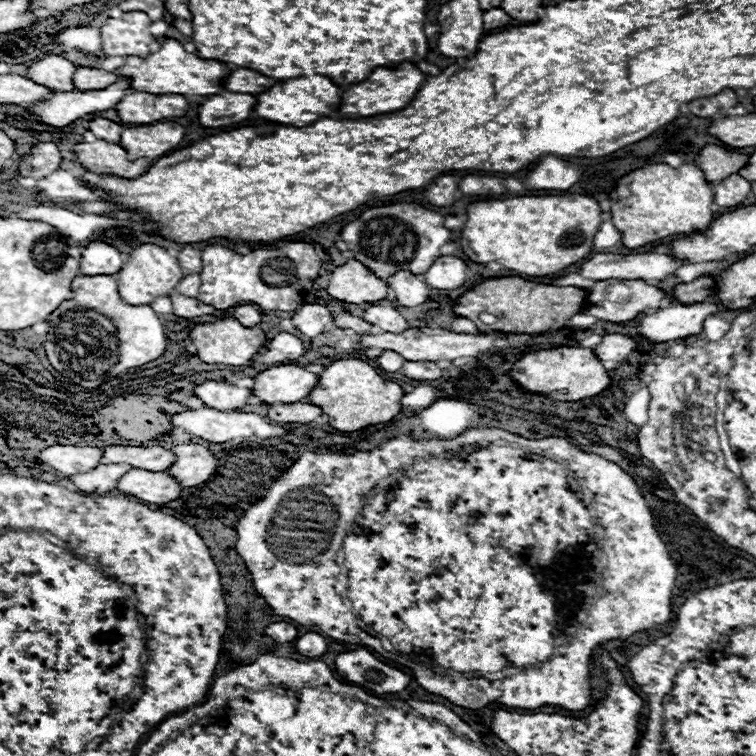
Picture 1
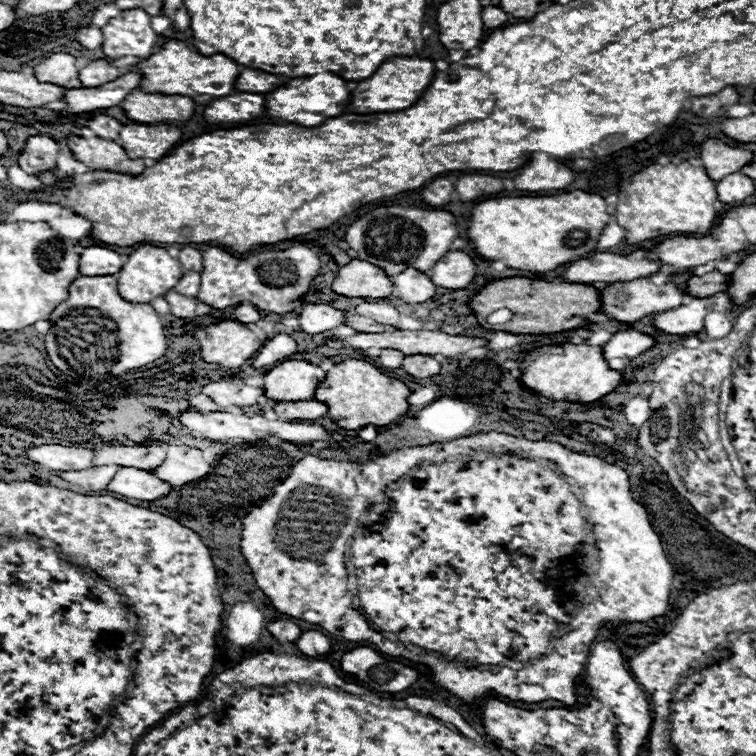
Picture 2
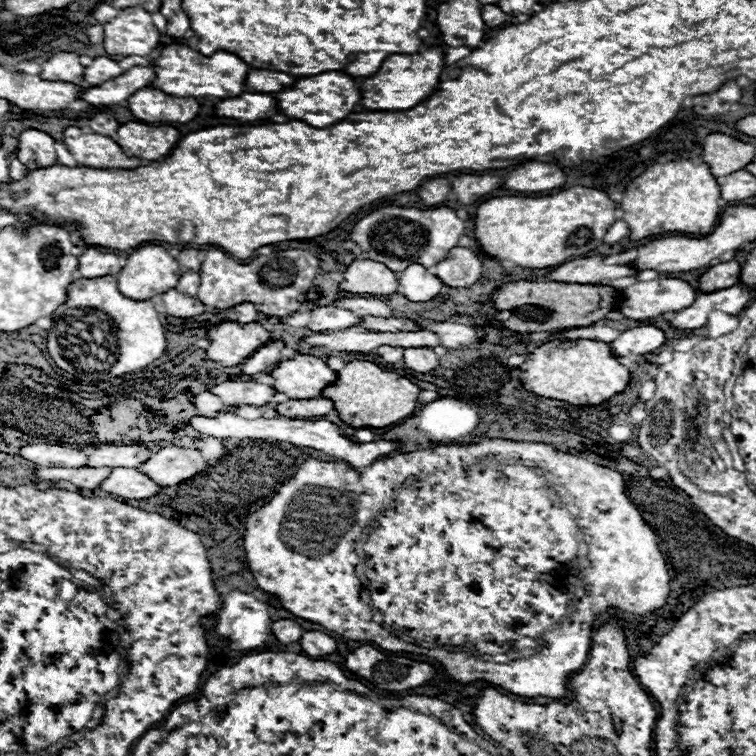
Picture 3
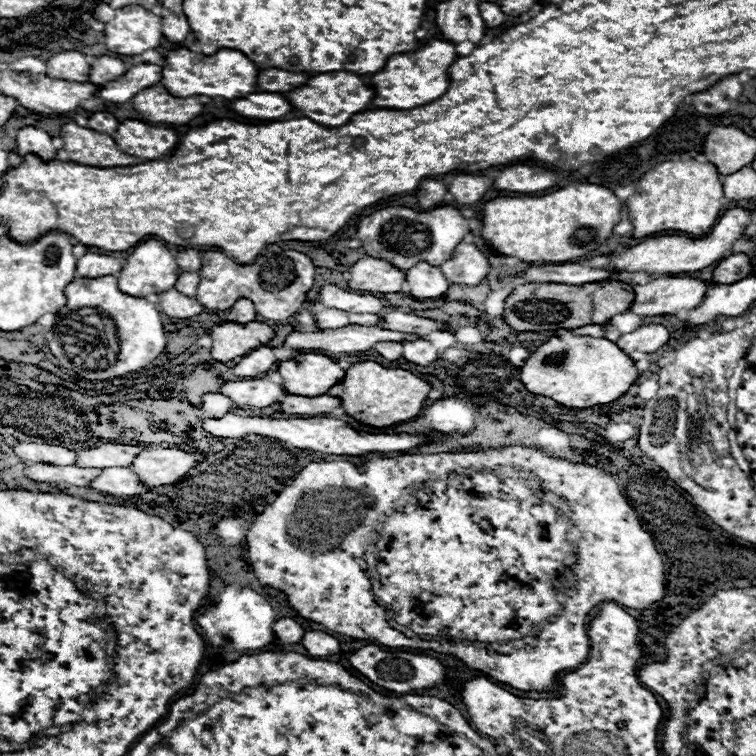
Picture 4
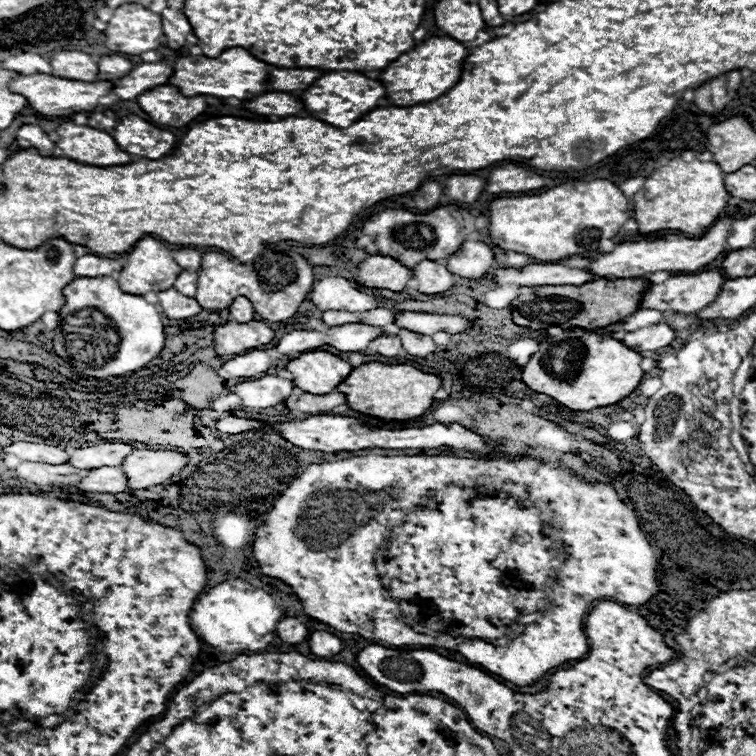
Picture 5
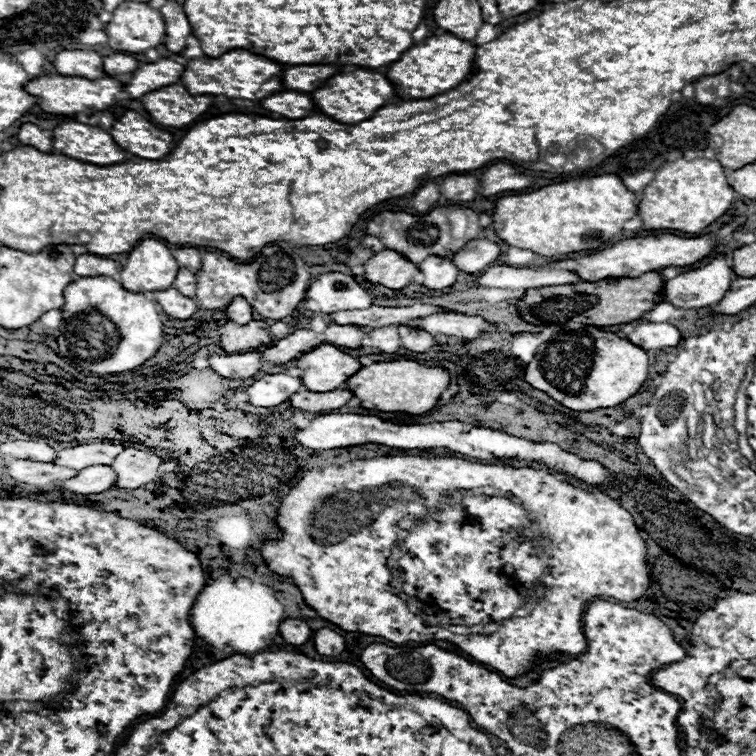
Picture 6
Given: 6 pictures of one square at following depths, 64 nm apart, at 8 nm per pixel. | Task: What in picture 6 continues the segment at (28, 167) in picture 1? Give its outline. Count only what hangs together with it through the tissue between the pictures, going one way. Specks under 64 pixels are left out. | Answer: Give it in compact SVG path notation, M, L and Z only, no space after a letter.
M22 124L18 130L18 140L24 146L34 146L40 152L52 152L52 138L44 136L44 132L34 124Z

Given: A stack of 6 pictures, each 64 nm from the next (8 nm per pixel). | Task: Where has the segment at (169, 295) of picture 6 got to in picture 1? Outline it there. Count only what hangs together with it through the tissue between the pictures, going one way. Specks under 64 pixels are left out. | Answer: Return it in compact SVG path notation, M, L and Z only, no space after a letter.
M172 294L170 296L174 302L174 314L180 318L196 318L196 316L206 316L212 314L216 308L210 304L200 304L196 298L188 298L182 294Z

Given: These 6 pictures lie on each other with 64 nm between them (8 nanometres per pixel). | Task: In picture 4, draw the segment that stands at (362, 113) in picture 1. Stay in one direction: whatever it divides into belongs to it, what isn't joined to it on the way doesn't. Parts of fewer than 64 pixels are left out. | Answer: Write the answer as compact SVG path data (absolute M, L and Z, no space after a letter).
M432 40L412 54L396 54L388 58L386 66L368 78L368 84L376 92L370 104L374 108L398 108L400 110L400 108L416 108L416 106L430 102L432 98L442 96L448 88L446 70L454 60L456 60L454 44L442 42L442 40Z

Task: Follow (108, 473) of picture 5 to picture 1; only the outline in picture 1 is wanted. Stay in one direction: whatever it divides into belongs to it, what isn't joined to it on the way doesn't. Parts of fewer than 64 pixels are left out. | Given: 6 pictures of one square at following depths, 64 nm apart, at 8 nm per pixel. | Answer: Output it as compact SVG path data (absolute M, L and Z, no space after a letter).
M130 470L116 486L120 492L136 496L150 504L168 504L182 496L180 482L168 472Z

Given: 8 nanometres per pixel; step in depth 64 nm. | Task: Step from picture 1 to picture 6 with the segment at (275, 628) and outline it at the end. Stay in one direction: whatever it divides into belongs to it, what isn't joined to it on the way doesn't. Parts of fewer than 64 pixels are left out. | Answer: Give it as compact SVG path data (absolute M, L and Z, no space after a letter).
M288 618L288 620L280 622L280 636L288 644L304 644L312 636L312 630L310 630L310 626L304 620Z

